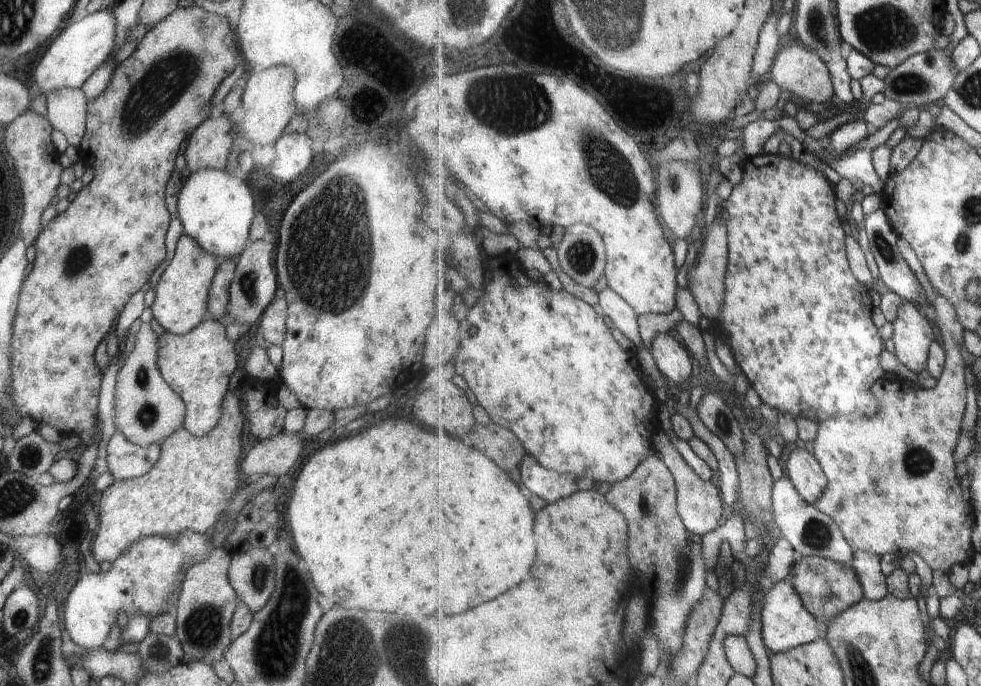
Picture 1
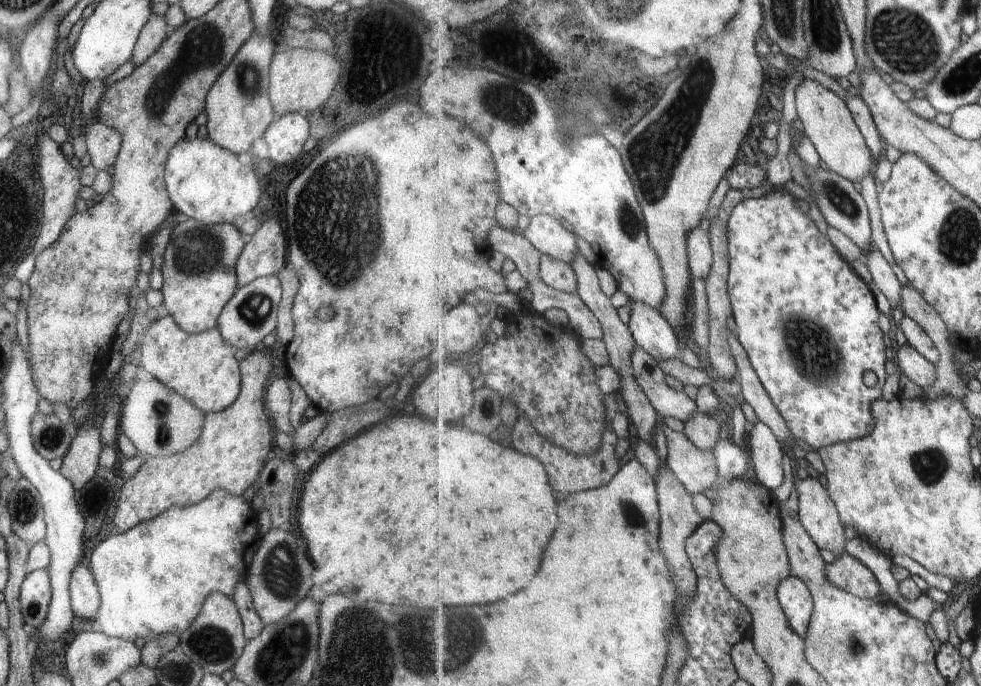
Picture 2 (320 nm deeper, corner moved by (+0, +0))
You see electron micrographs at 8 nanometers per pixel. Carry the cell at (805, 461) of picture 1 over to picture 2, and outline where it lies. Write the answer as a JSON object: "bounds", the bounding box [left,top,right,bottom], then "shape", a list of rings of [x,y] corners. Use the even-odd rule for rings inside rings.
{"bounds":[795,473,846,557],"shape":[[[804,473],[795,482],[799,496],[800,522],[820,550],[829,550],[837,557],[846,553],[844,523],[836,503],[814,474]]]}

